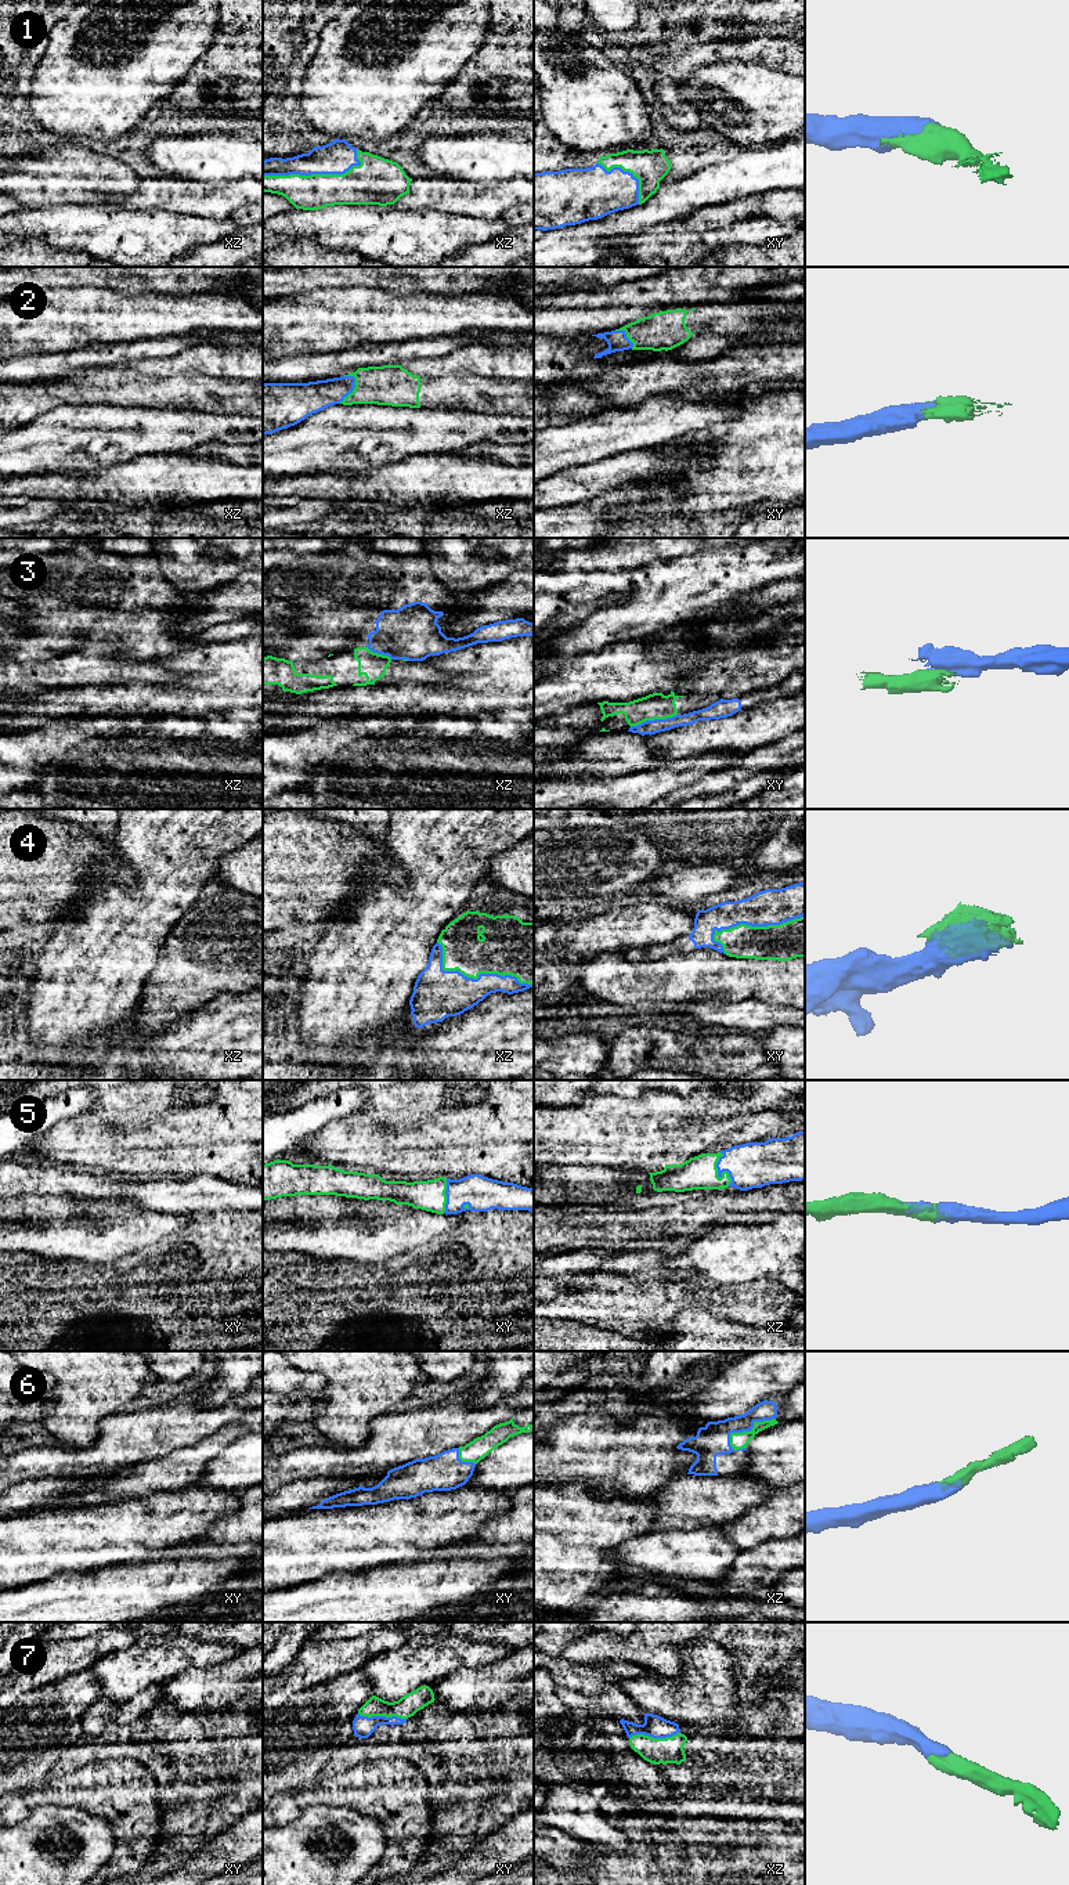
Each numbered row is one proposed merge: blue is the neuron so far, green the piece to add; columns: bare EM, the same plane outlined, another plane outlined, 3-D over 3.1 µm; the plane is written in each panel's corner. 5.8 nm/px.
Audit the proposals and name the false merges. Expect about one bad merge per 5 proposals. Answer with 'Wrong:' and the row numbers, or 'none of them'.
Wrong: 3

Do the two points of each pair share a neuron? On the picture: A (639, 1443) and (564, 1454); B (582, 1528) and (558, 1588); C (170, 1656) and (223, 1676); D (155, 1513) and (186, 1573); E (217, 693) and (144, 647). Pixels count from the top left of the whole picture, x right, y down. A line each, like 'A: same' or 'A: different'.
A: same
B: same
C: different
D: different
E: different

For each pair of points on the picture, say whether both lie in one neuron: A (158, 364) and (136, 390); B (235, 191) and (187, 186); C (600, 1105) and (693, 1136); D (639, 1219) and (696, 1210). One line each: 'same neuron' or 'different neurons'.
A: different neurons
B: same neuron
C: same neuron
D: same neuron

